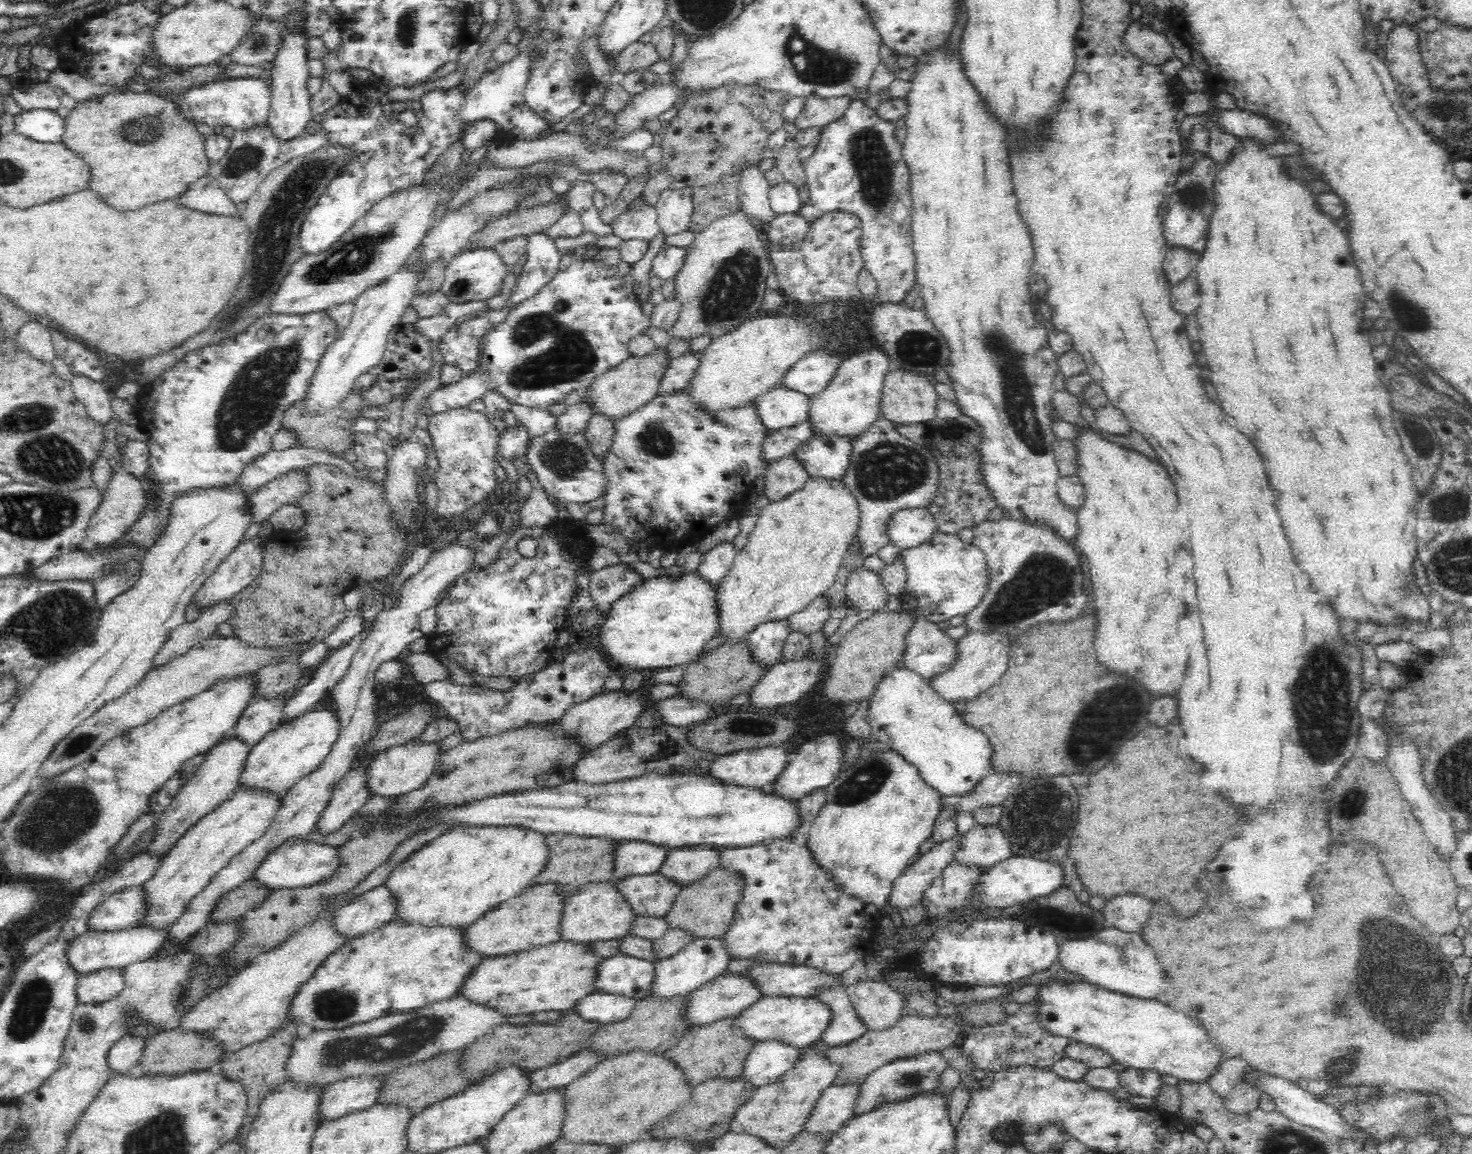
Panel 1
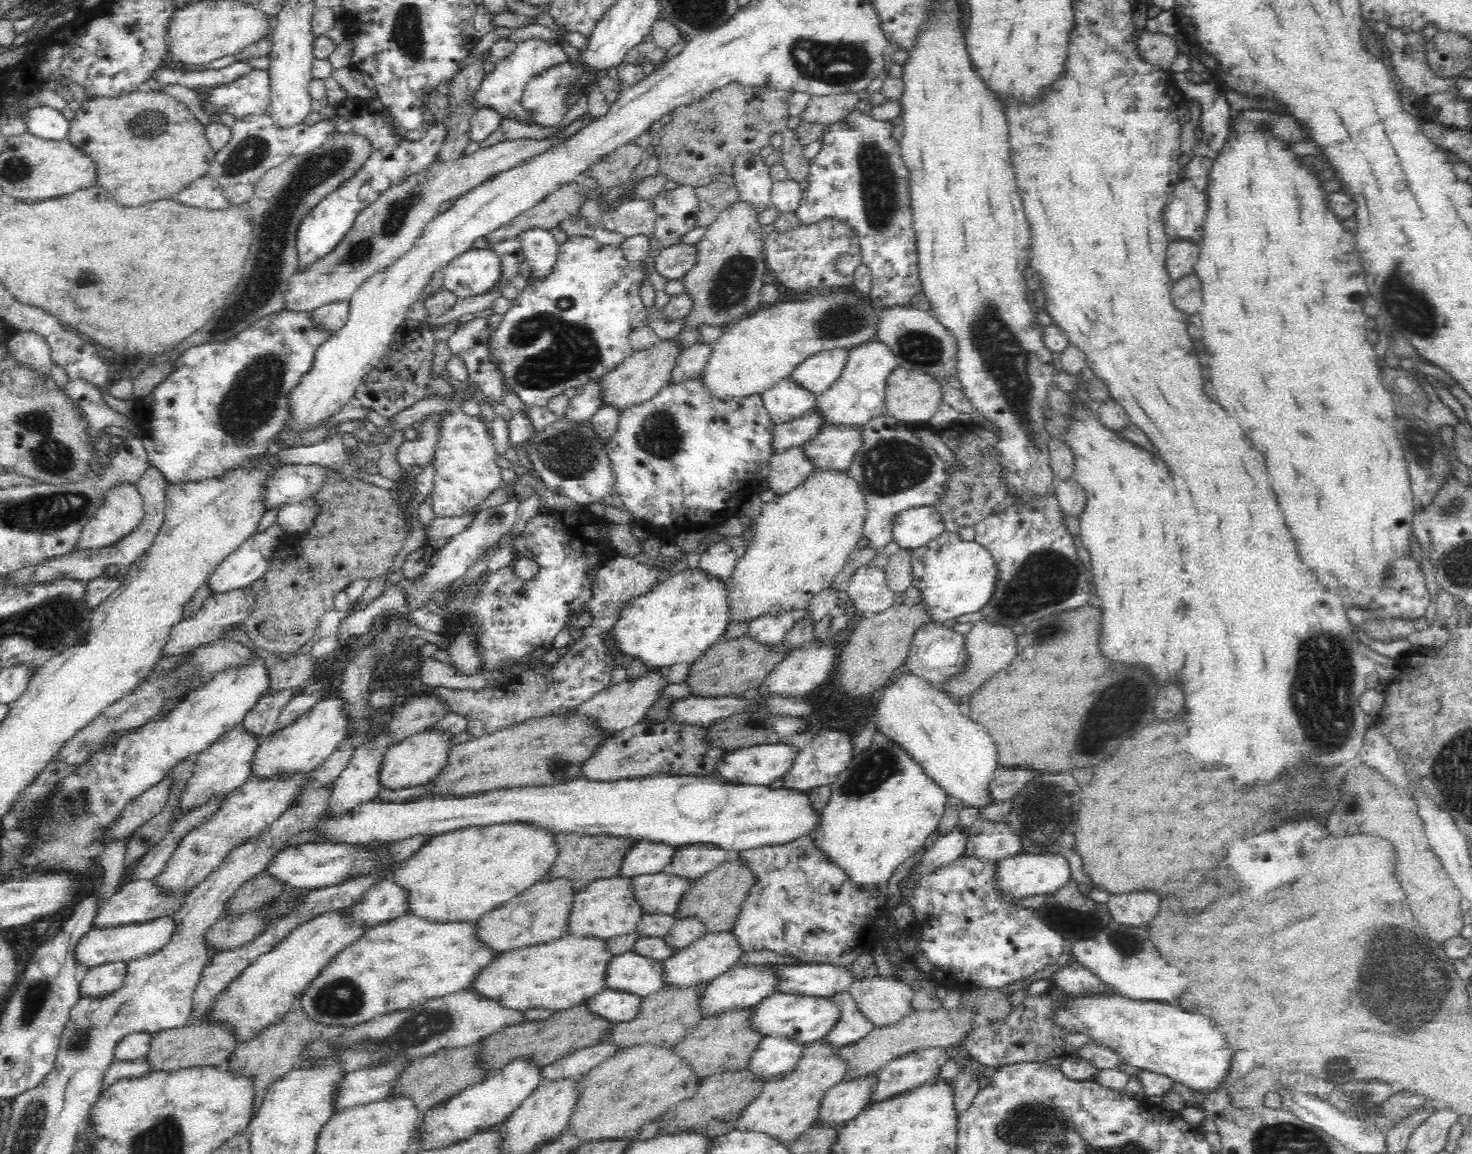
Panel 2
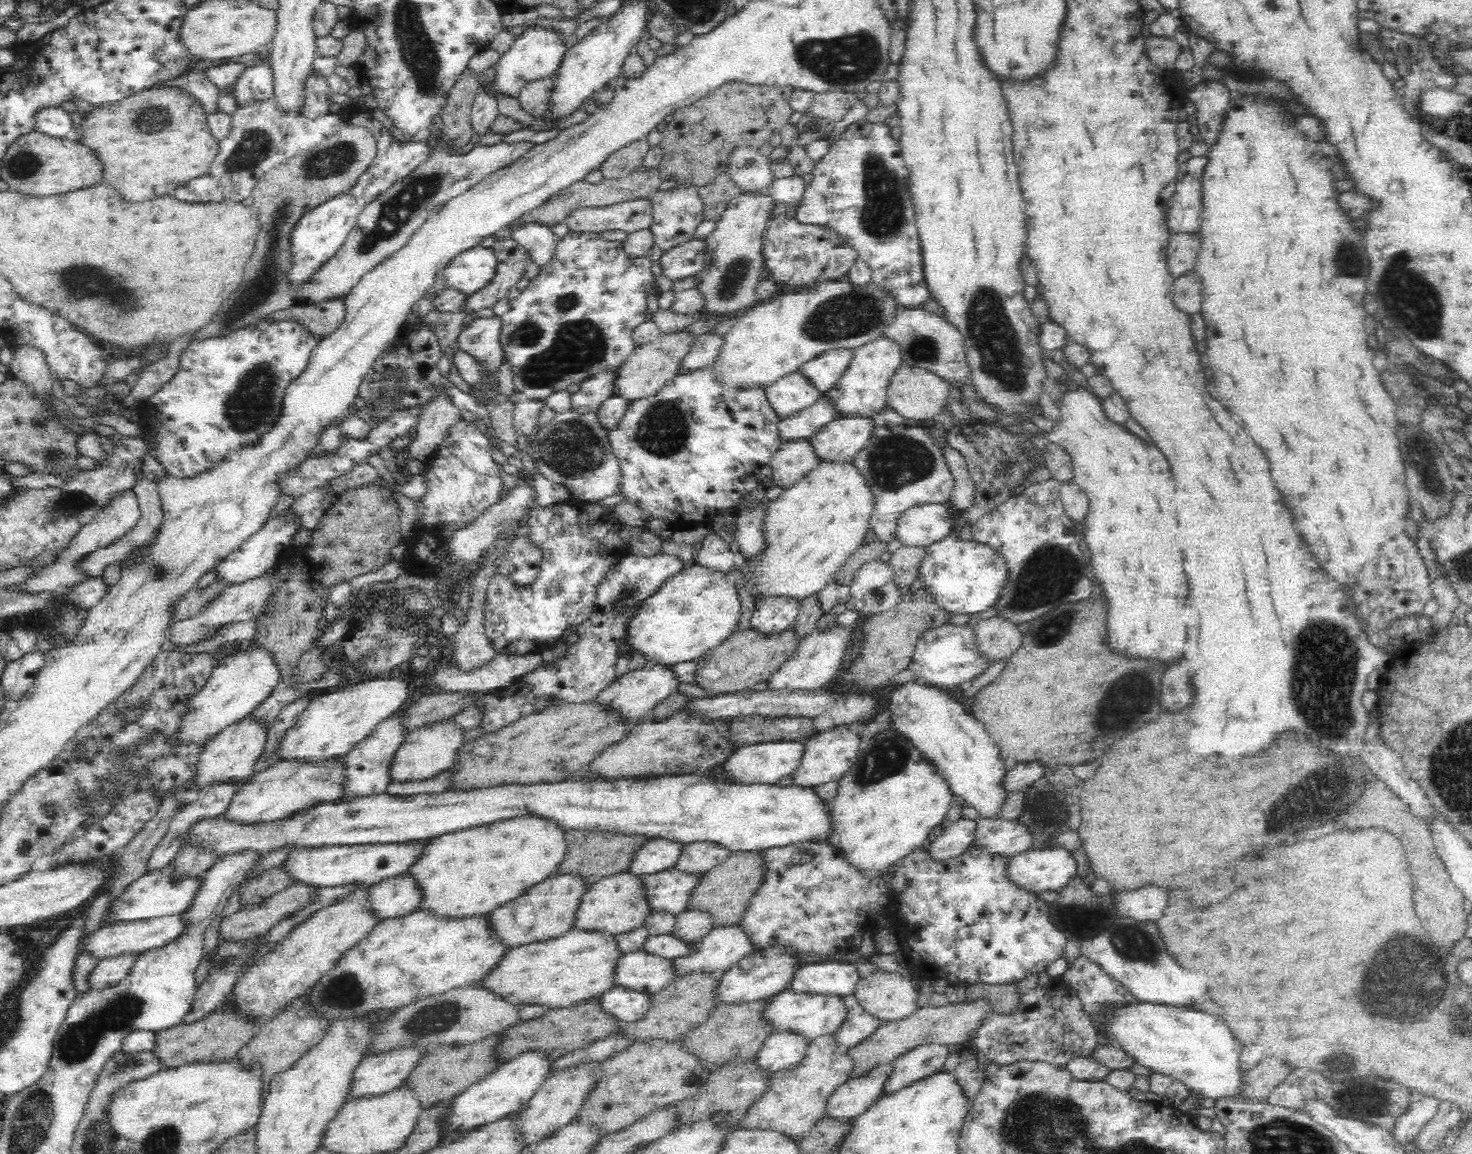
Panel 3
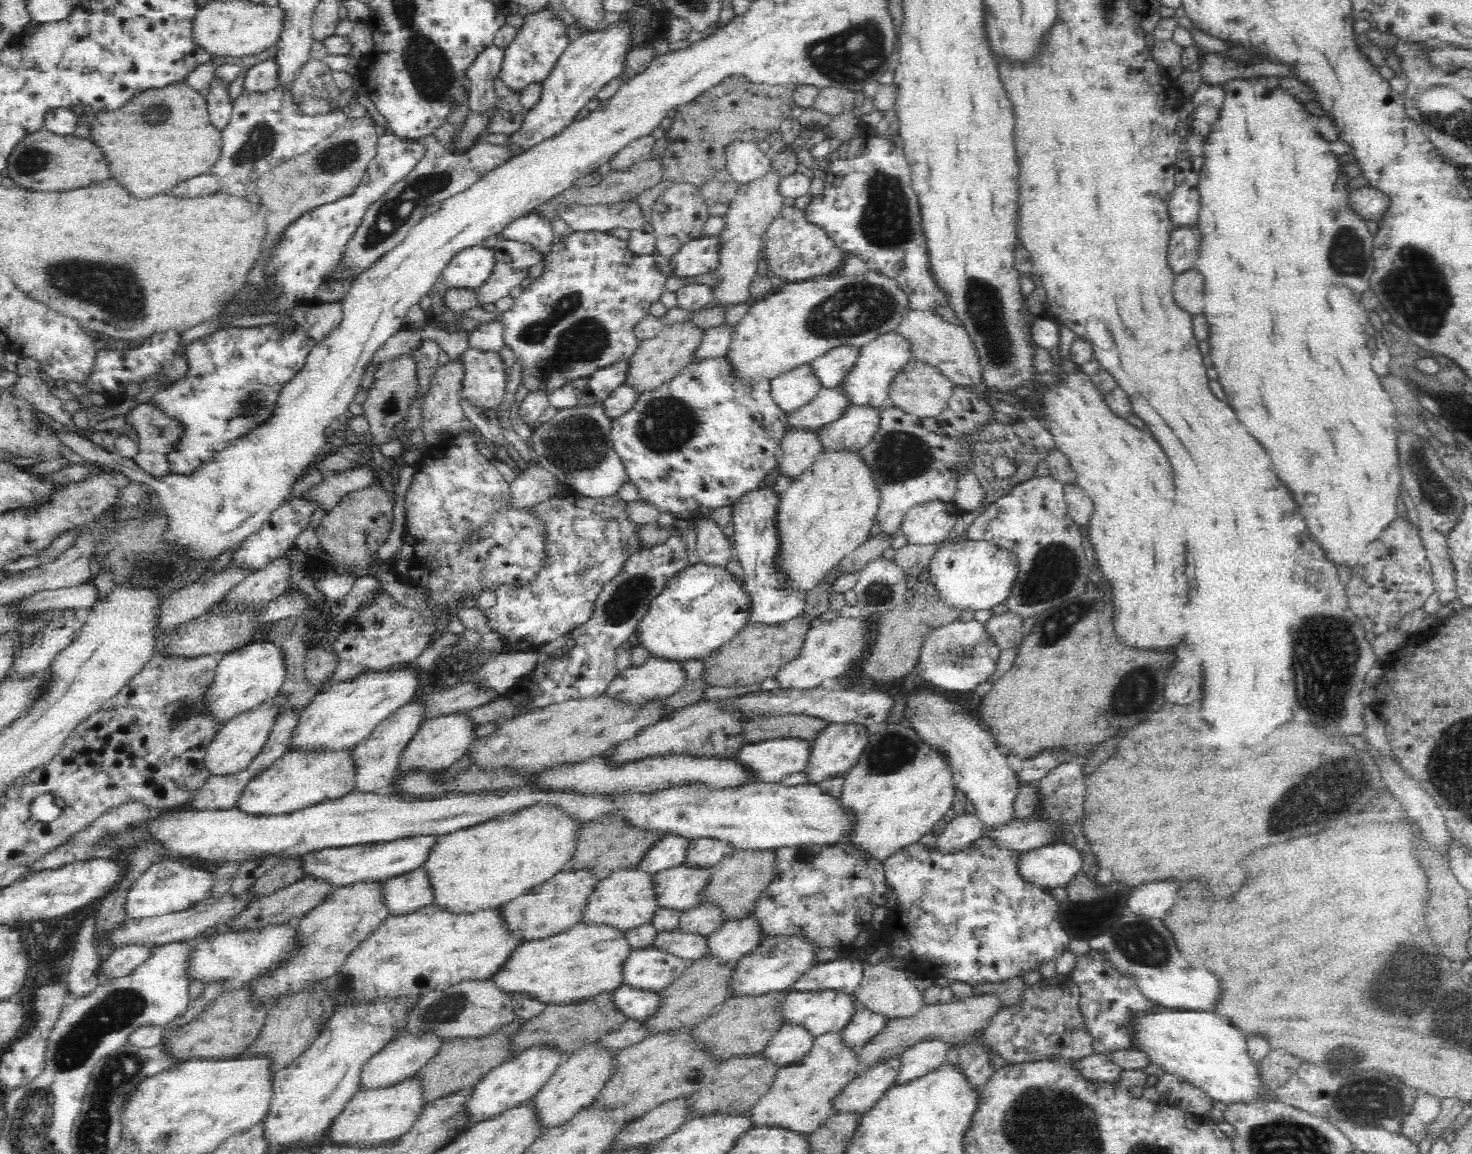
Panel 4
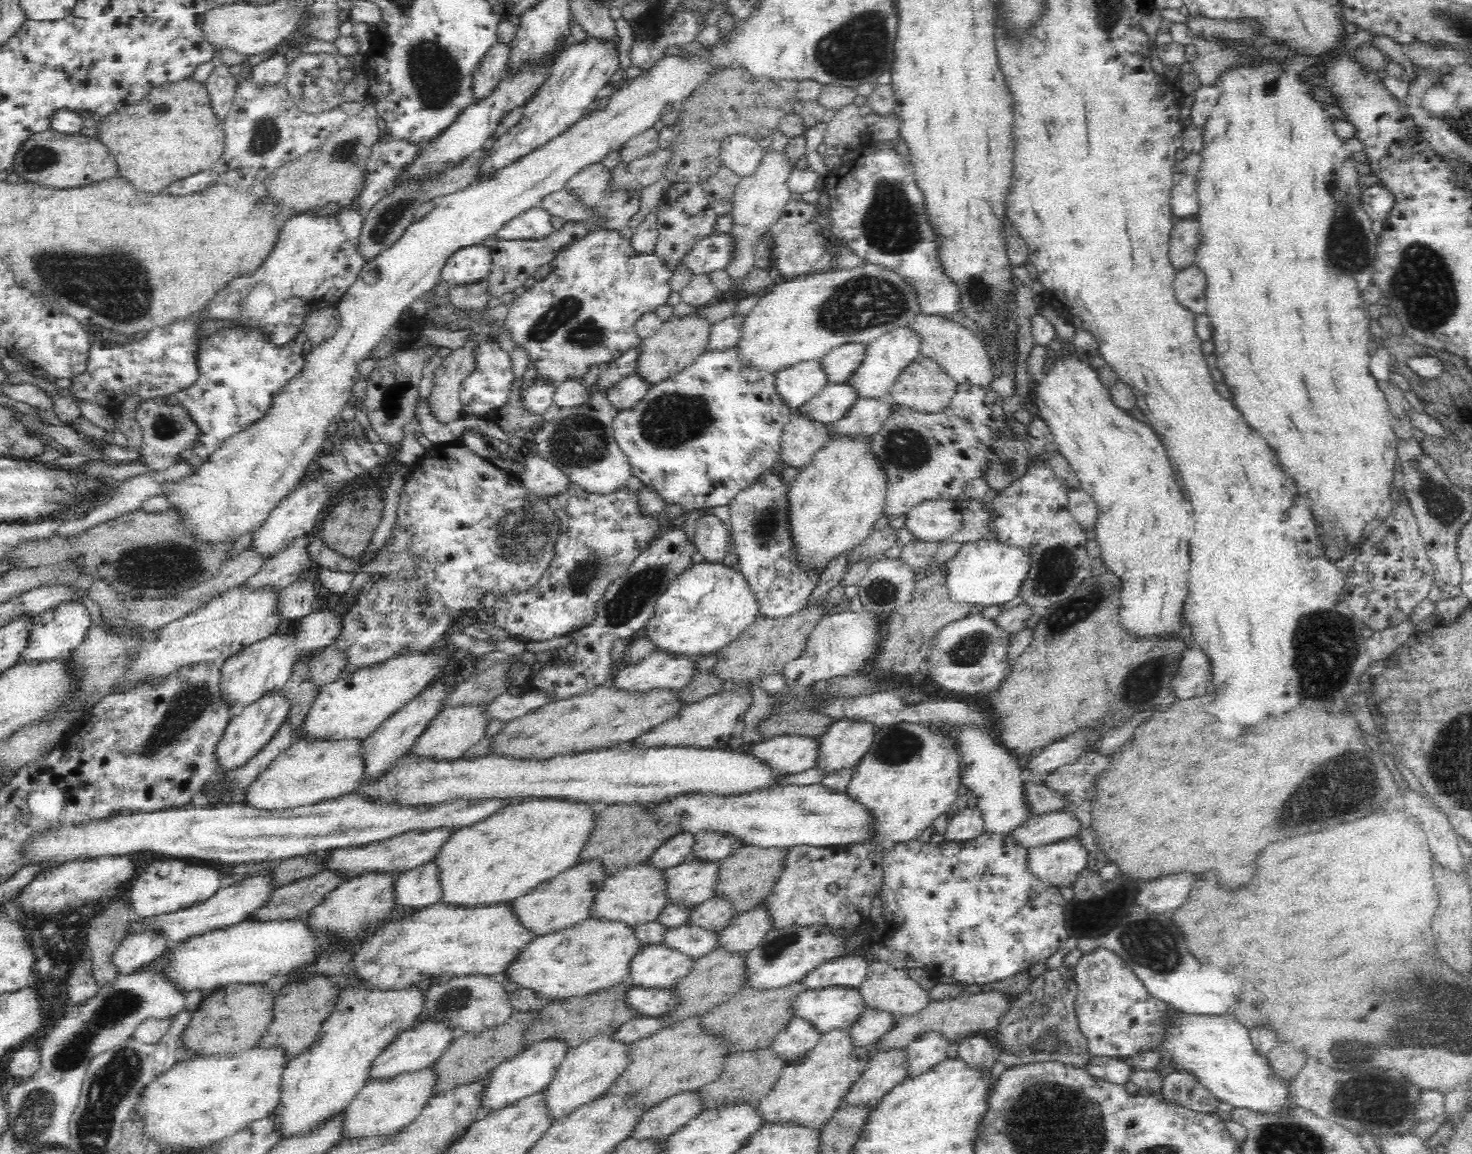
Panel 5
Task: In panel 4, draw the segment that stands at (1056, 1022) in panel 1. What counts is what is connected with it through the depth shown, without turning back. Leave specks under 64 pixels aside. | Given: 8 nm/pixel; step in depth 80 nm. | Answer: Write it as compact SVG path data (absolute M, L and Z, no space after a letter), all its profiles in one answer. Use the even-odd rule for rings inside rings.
M1159 1006L1153 1009L1149 1016L1138 1018L1132 1022L1132 1037L1136 1039L1136 1048L1146 1051L1150 1055L1150 1064L1159 1065L1162 1072L1182 1076L1191 1086L1200 1087L1206 1091L1214 1101L1224 1104L1258 1104L1258 1102L1270 1102L1273 1098L1273 1090L1263 1078L1260 1062L1248 1055L1248 1043L1246 1036L1238 1026L1230 1022L1226 1016L1218 1014L1202 1014L1202 1012L1176 1011L1164 1009Z

